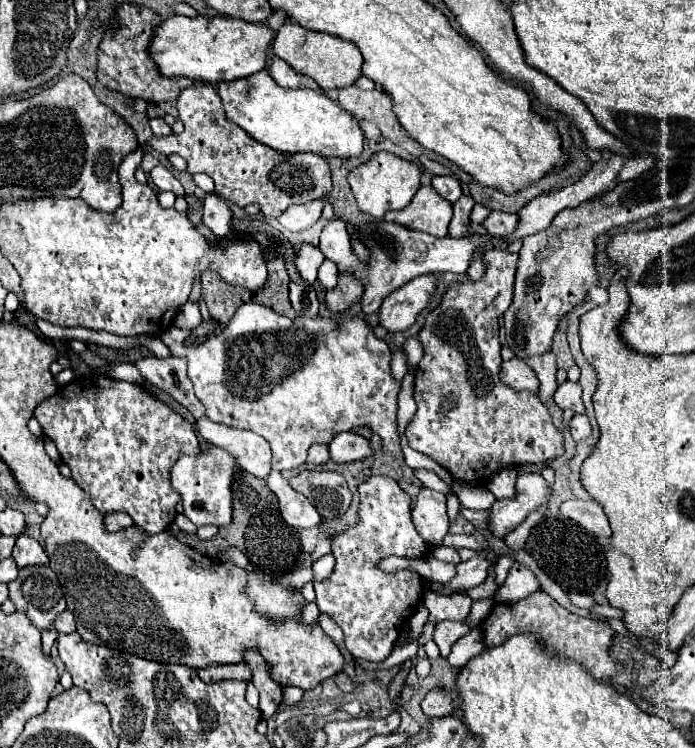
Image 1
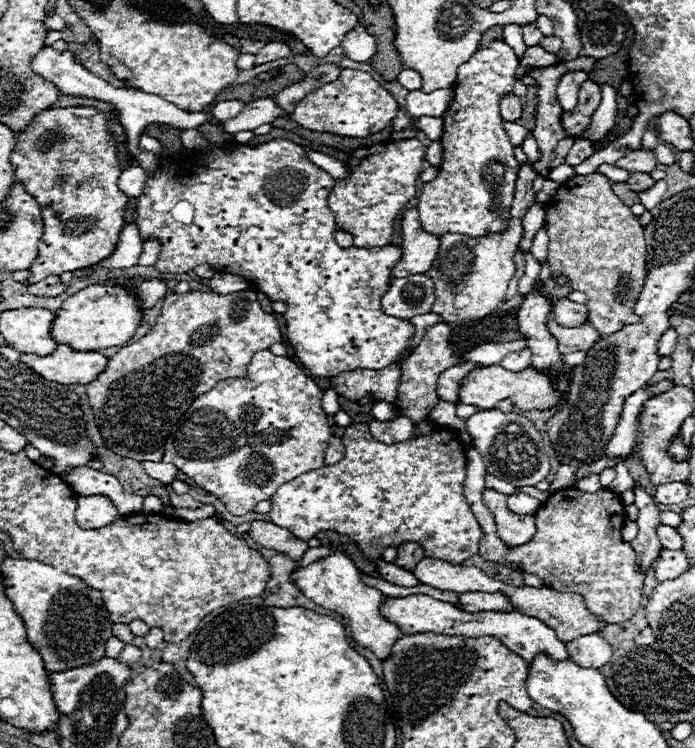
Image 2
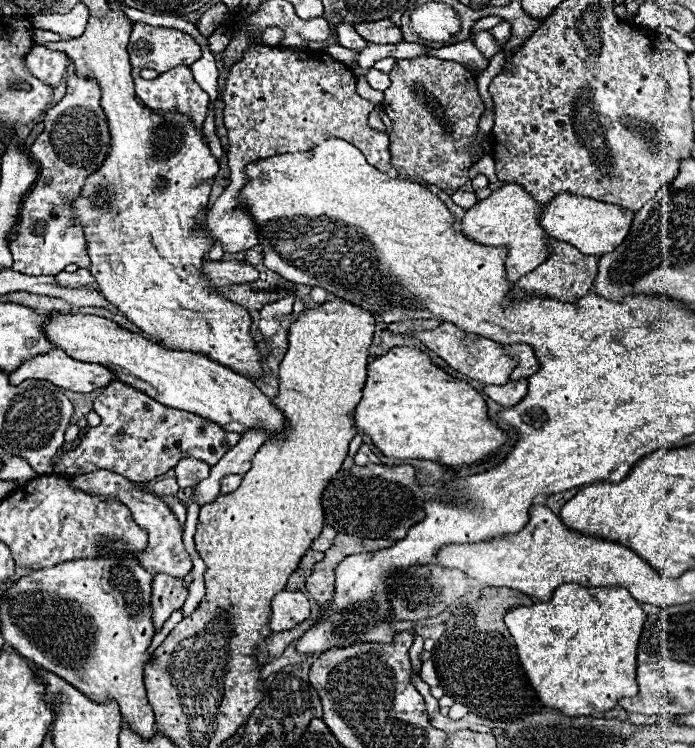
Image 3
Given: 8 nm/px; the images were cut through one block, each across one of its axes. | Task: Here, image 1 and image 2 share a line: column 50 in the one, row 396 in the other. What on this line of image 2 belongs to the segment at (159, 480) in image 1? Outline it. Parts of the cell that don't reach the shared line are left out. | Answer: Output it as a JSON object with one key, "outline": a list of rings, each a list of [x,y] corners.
{"outline":[[[446,324],[432,326],[426,332],[426,336],[422,338],[422,342],[418,344],[418,348],[414,350],[414,354],[400,364],[400,384],[398,384],[398,404],[396,404],[398,414],[408,416],[410,420],[414,420],[414,424],[428,420],[432,408],[438,406],[438,402],[442,400],[436,394],[436,384],[438,384],[438,378],[444,370],[458,366],[462,362],[492,364],[494,356],[506,356],[508,352],[514,352],[514,350],[520,350],[520,348],[526,348],[526,340],[500,342],[500,344],[478,344],[476,348],[472,348],[468,352],[456,352],[450,346],[450,326],[446,326]]]}

